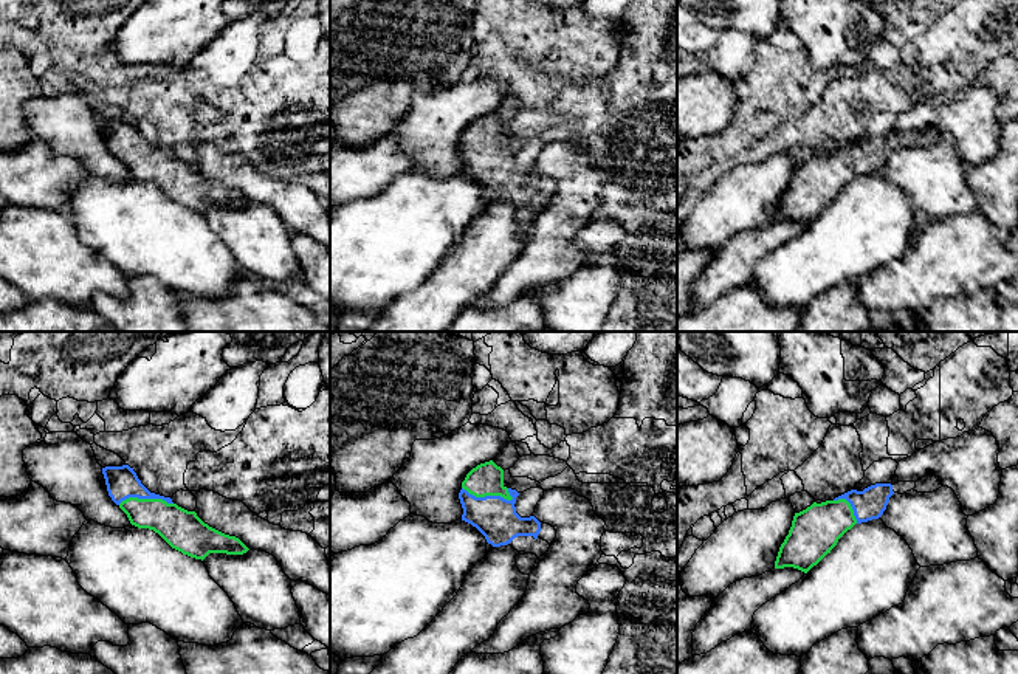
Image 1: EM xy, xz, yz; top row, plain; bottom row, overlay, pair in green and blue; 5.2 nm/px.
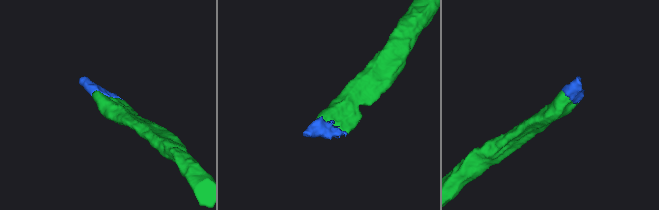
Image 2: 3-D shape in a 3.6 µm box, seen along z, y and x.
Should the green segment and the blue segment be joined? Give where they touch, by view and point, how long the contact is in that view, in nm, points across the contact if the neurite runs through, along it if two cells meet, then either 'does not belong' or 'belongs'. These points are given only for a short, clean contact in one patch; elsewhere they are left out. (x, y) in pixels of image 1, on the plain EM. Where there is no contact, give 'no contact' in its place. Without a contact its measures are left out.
xz (488, 147) | 280 nm | belongs

